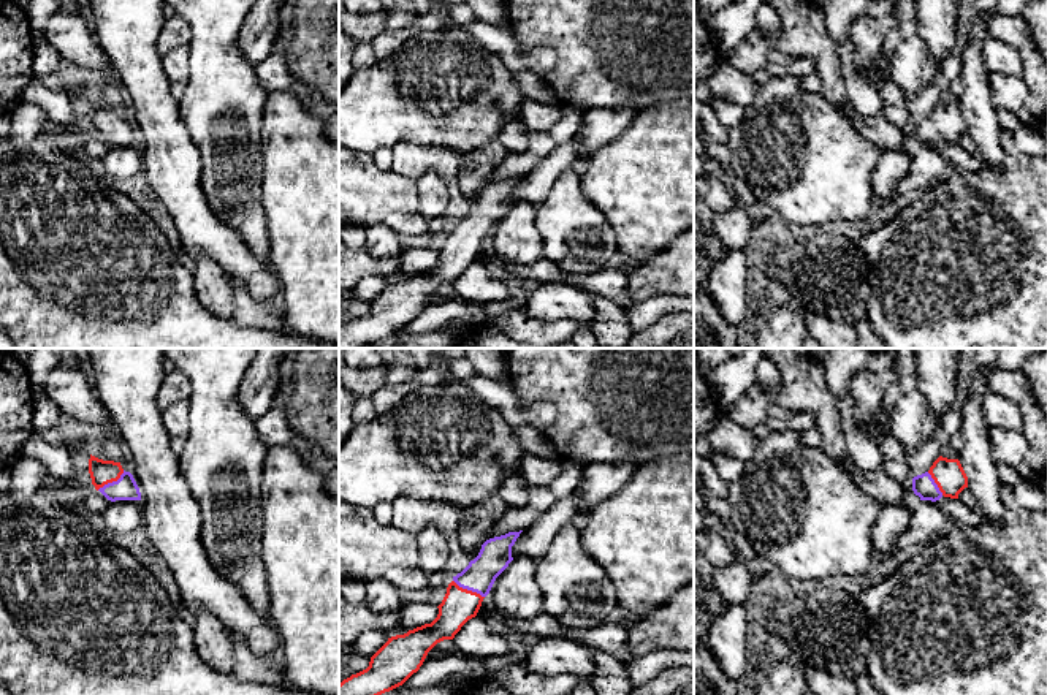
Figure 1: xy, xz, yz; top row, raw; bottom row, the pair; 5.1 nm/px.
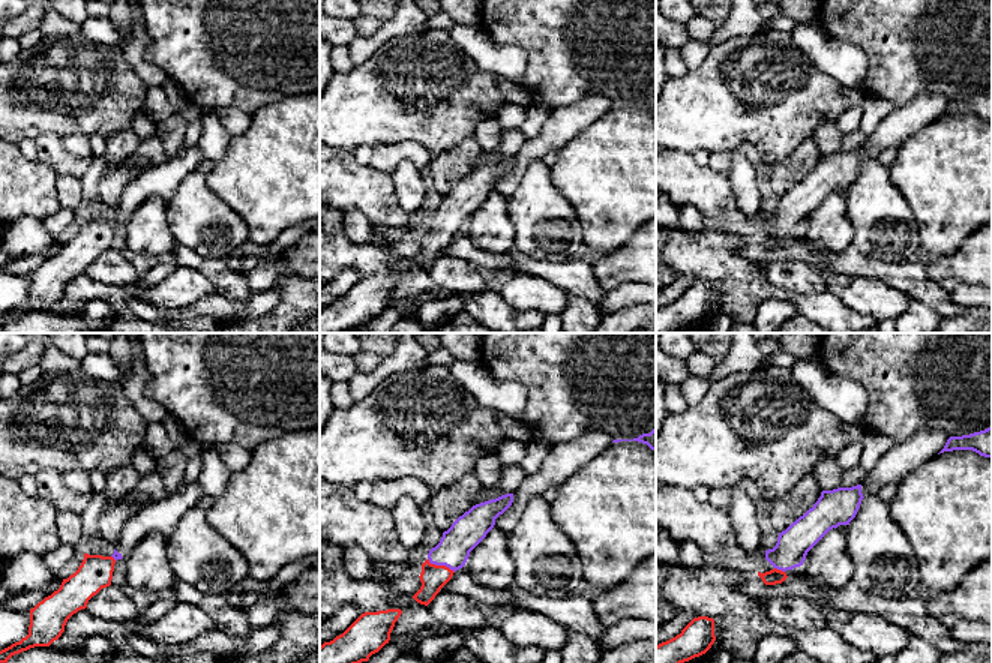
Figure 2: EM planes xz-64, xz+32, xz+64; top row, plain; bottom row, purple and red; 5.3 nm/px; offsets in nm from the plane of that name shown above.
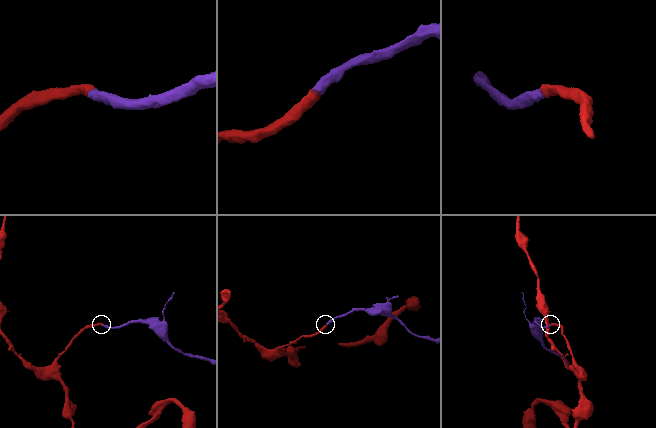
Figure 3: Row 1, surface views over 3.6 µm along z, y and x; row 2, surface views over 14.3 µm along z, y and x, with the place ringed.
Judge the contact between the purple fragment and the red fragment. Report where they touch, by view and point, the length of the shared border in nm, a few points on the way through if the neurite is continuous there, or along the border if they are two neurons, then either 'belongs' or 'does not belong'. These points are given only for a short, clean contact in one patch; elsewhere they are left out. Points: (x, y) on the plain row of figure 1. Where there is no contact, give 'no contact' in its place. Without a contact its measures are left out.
xz (469, 235) | 180 nm | across xz (494, 201), (469, 235), (460, 250) | belongs

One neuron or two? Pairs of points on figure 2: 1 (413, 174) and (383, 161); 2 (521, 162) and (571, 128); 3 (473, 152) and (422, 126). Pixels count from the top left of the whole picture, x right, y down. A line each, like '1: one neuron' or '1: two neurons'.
1: two neurons
2: one neuron
3: two neurons

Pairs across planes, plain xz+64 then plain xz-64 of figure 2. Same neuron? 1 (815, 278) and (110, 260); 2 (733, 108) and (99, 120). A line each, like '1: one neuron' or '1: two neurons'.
1: one neuron
2: one neuron

